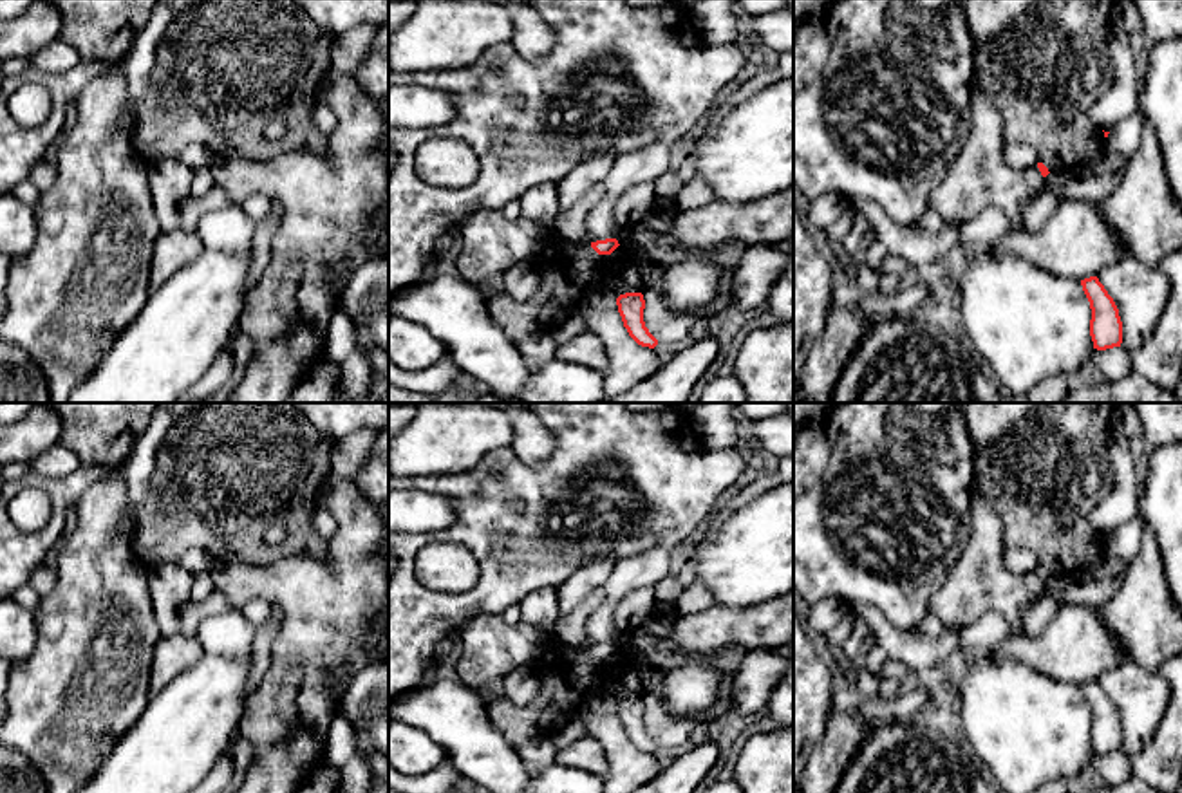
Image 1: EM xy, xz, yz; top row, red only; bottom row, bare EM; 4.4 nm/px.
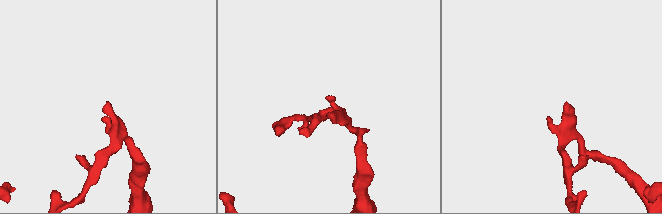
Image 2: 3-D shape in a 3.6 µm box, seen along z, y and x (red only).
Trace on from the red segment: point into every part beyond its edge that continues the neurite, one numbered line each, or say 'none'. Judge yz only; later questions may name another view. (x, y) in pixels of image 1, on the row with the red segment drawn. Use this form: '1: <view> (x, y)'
none

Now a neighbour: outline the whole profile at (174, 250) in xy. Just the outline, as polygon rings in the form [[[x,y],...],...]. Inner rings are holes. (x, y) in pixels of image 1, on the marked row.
[[[161,231],[152,251],[150,291],[159,289],[177,269],[204,249],[195,231]]]

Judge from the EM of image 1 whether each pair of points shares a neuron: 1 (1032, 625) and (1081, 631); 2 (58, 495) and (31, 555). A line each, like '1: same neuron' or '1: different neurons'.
1: different neurons
2: same neuron

